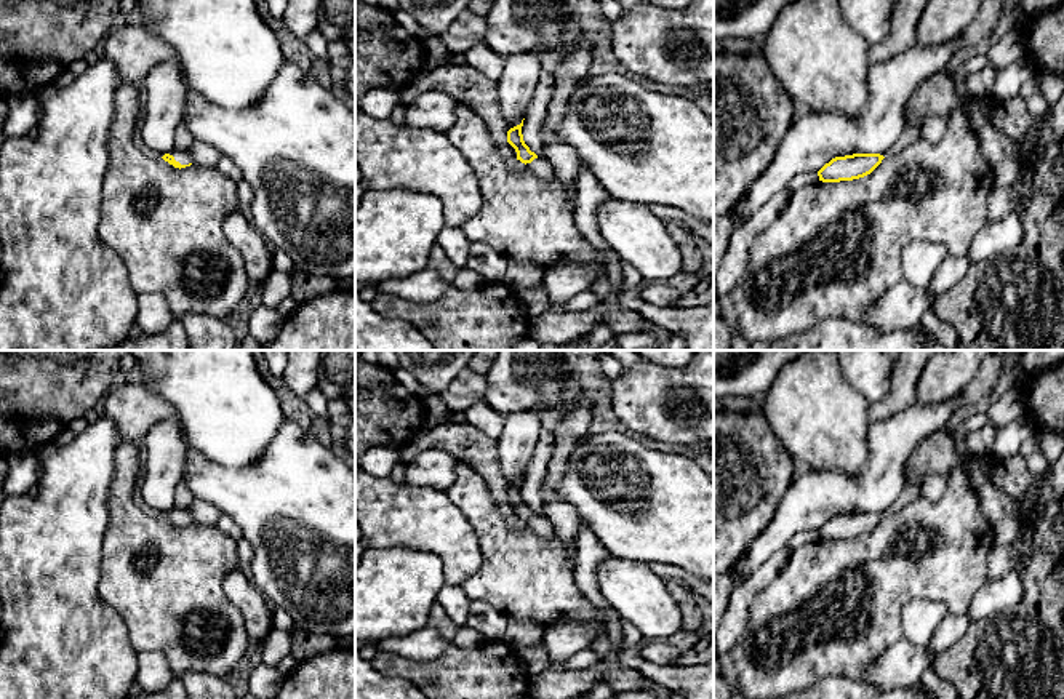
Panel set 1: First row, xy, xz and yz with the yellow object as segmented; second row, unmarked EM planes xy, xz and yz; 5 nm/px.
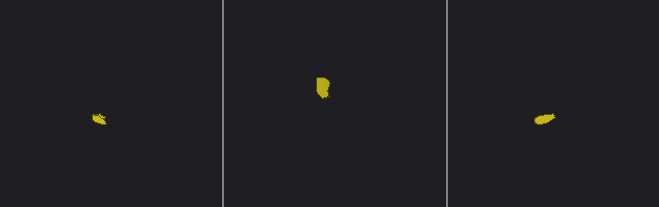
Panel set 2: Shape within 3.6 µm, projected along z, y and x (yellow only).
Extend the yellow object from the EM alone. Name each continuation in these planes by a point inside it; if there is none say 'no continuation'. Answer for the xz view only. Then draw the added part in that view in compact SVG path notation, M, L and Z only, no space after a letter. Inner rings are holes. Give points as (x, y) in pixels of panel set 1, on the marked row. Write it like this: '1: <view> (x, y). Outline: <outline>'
1: xz (540, 167). Outline: M544 155L534 158L531 163L526 163L526 168L541 179L552 179L555 176L550 162Z

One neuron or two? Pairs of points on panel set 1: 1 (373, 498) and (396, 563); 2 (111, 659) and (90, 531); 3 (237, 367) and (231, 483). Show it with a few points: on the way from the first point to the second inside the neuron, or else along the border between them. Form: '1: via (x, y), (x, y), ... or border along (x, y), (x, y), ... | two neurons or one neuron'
1: border along (372, 547), (405, 546), (428, 552) | two neurons
2: via (92, 627), (84, 619), (84, 563) | one neuron
3: border along (266, 448), (247, 466), (220, 466), (197, 451) | two neurons

